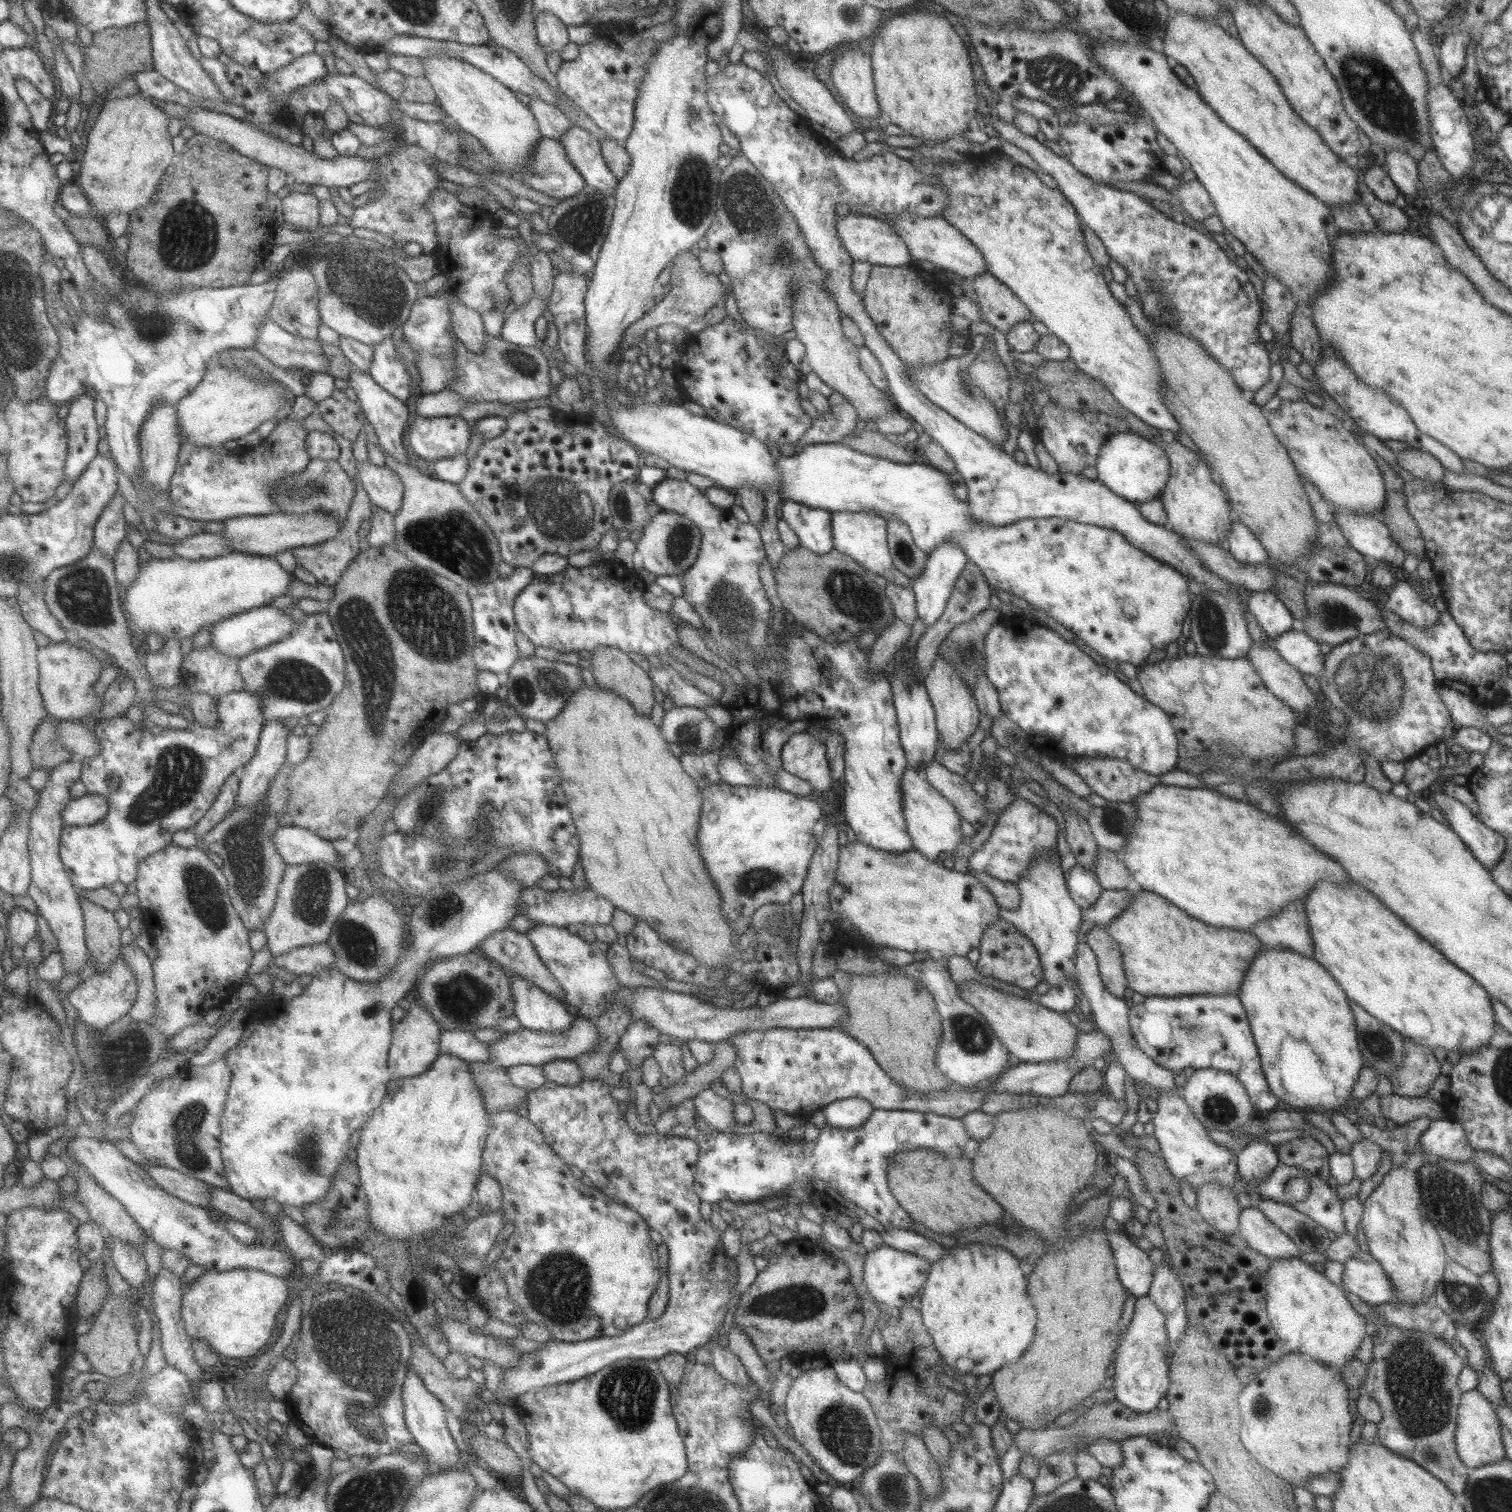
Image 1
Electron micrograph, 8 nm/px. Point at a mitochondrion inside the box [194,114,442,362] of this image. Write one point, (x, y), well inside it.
(367, 288)

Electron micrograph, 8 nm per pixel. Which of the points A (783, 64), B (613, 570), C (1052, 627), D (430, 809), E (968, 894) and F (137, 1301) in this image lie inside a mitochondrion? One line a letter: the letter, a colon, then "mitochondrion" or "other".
A: other
B: other
C: other
D: mitochondrion
E: other
F: other

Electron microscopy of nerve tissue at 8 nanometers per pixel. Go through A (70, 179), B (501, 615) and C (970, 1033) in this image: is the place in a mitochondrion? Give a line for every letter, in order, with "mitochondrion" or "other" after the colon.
A: other
B: other
C: mitochondrion

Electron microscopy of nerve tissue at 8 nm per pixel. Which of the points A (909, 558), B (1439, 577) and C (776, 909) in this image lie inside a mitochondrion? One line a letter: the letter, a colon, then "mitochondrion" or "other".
A: mitochondrion
B: other
C: mitochondrion

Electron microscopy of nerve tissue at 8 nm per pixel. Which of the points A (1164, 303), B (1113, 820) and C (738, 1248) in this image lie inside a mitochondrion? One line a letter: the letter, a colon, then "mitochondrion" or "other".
A: mitochondrion
B: mitochondrion
C: other

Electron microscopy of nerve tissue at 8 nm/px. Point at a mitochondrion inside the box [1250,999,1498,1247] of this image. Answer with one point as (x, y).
(1451, 1200)

